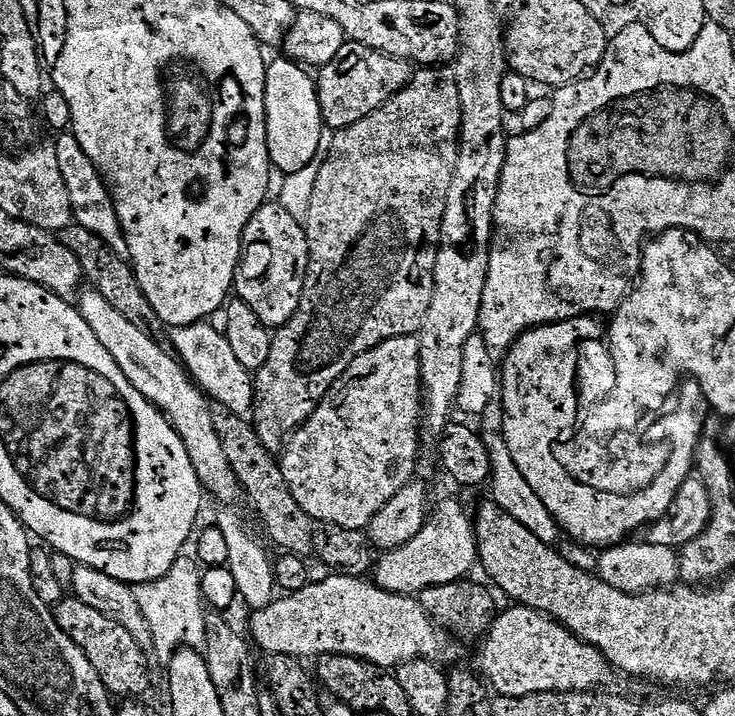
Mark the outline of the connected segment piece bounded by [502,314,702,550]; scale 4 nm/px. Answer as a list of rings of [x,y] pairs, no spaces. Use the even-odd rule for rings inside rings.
[[[589,314],[586,316],[580,316],[576,320],[559,320],[557,324],[542,324],[539,328],[530,328],[527,332],[523,332],[516,343],[508,349],[506,355],[502,360],[502,404],[504,400],[504,429],[502,429],[502,435],[504,440],[510,446],[510,454],[514,454],[514,463],[517,464],[518,470],[522,470],[522,478],[526,478],[526,482],[530,482],[530,486],[534,490],[534,494],[538,494],[538,498],[542,498],[543,505],[546,506],[546,510],[550,510],[550,514],[556,520],[556,523],[560,525],[561,529],[565,533],[568,532],[573,541],[578,544],[583,544],[592,550],[603,550],[610,548],[614,544],[625,543],[629,539],[628,536],[631,532],[636,532],[648,525],[653,521],[664,516],[666,510],[670,510],[670,502],[674,502],[674,494],[678,494],[678,490],[682,486],[682,482],[688,479],[694,468],[694,457],[698,452],[698,436],[696,440],[696,411],[699,410],[700,404],[702,405],[702,393],[700,385],[692,376],[680,376],[677,381],[673,381],[672,389],[666,394],[666,398],[662,400],[660,408],[662,412],[670,408],[670,402],[674,402],[674,416],[670,418],[664,418],[658,426],[658,432],[654,432],[654,444],[626,444],[626,430],[620,428],[614,433],[615,438],[611,440],[611,447],[609,449],[603,449],[601,447],[603,440],[607,440],[606,436],[598,436],[598,440],[580,440],[580,444],[584,444],[584,450],[574,450],[574,456],[570,452],[570,460],[566,456],[566,444],[570,442],[570,434],[572,430],[578,430],[580,428],[580,412],[578,412],[578,406],[586,404],[588,400],[594,400],[594,404],[602,410],[604,406],[604,400],[614,392],[614,394],[622,394],[622,380],[620,380],[619,363],[616,360],[616,354],[614,349],[608,345],[610,338],[610,330],[608,324],[602,322],[599,324],[595,315]],[[552,440],[556,440],[556,460],[552,460],[552,452],[548,452],[548,444],[552,444]]]

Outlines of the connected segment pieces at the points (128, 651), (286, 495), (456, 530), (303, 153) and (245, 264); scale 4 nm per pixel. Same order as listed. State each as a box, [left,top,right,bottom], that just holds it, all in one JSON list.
[[54,598,148,698],[213,407,314,558],[374,500,477,596],[264,62,326,174],[235,202,308,328]]

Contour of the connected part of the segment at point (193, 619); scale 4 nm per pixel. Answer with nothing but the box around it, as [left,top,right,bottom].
[131,554,208,661]

